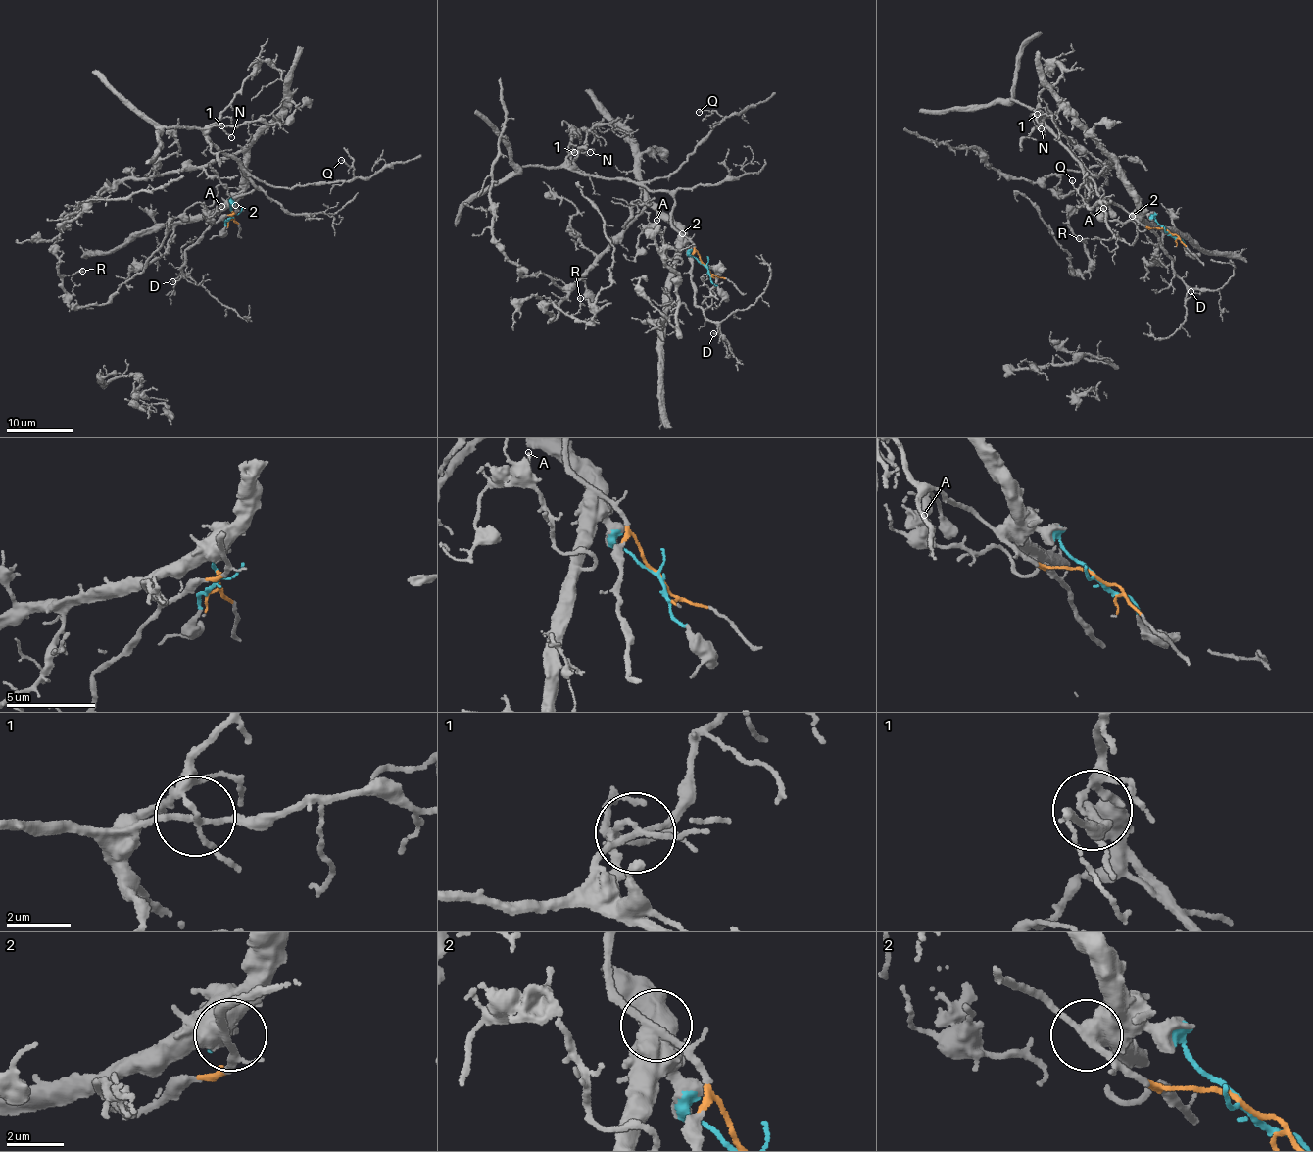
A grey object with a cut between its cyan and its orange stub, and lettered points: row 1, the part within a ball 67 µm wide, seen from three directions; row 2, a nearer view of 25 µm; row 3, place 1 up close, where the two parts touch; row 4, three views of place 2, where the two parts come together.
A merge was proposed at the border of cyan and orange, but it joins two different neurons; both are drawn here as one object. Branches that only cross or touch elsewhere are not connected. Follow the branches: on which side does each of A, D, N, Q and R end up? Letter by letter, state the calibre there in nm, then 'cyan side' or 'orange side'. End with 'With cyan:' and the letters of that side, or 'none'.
A: calibre 140 nm; cyan side
D: calibre 110 nm; orange side
N: calibre 130 nm; cyan side
Q: calibre 110 nm; orange side
R: calibre 100 nm; cyan side
With cyan: A, N, R

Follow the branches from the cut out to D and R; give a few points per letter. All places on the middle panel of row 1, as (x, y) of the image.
D: (705, 266), (695, 252), (692, 280), (696, 290), (695, 305), (702, 307), (706, 317), (718, 326), (712, 333)
R: (705, 266), (669, 221), (644, 206), (578, 275), (550, 322), (550, 303), (578, 313), (580, 297)

